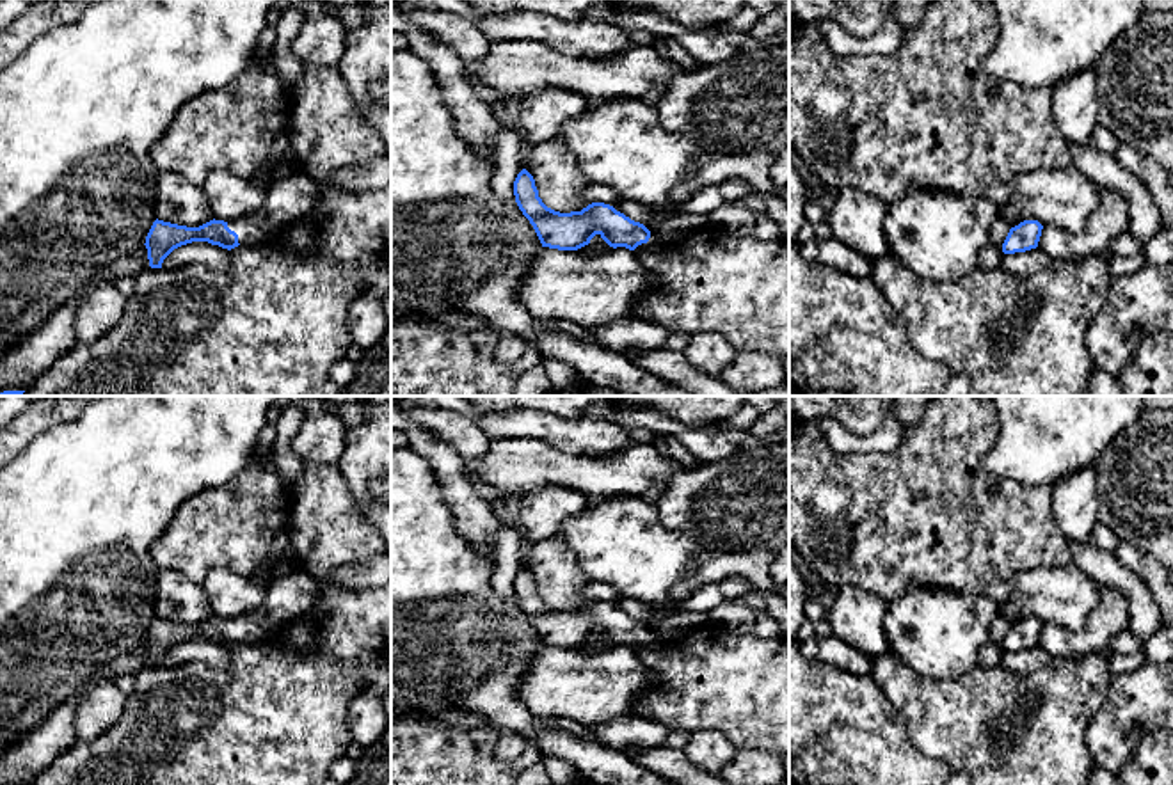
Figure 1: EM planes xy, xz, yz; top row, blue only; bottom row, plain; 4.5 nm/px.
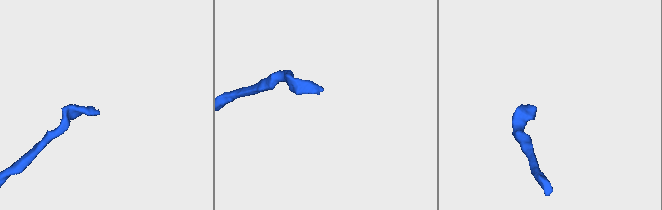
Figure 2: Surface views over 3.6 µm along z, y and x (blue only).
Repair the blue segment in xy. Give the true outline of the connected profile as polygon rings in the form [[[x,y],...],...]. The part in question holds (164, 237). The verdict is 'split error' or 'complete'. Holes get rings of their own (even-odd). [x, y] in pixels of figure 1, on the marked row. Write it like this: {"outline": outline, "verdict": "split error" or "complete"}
{"outline": [[[306,172],[284,176],[268,185],[263,208],[242,220],[210,220],[199,227],[155,220],[146,249],[151,268],[162,268],[164,259],[178,247],[192,242],[208,242],[222,249],[272,242],[288,222],[306,215],[316,204],[322,188]]], "verdict": "split error"}

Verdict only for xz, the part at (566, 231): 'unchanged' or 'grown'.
grown

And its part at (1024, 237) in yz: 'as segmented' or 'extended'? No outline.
as segmented

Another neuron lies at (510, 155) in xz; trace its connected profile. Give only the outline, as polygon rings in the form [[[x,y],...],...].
[[[501,126],[491,188],[507,202],[515,202],[514,181],[526,162],[526,149],[517,128]]]

